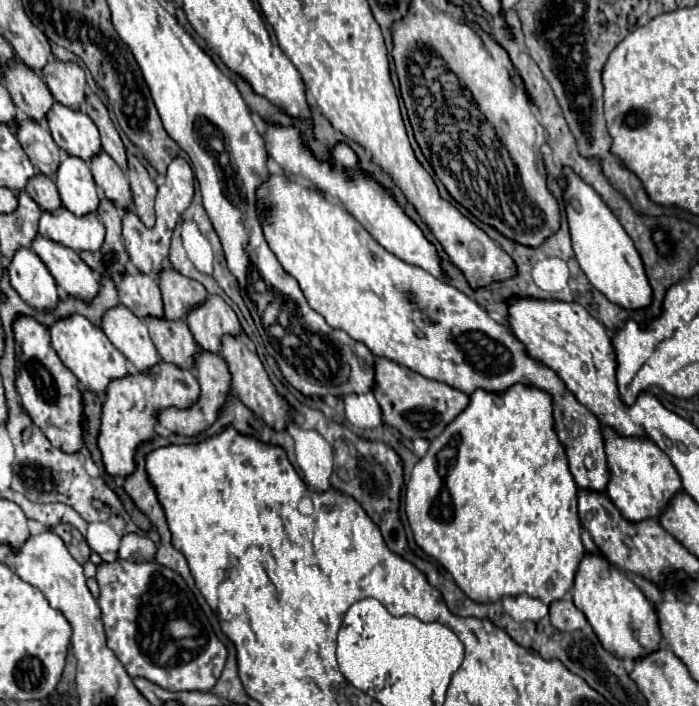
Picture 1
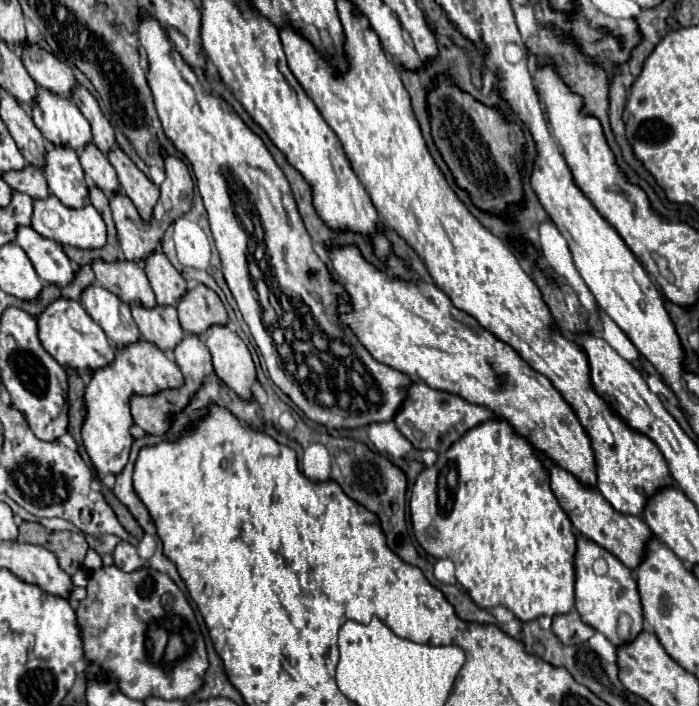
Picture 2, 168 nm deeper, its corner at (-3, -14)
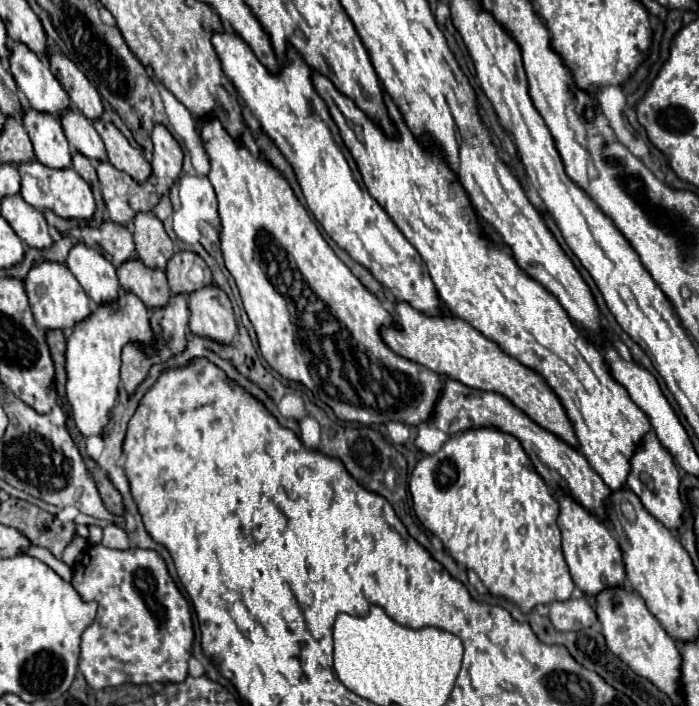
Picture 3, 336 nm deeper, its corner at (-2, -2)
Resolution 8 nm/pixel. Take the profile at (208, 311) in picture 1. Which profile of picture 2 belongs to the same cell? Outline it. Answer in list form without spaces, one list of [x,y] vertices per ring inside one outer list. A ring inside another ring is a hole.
[[[197,284],[195,288],[183,294],[183,298],[177,304],[177,312],[185,334],[193,332],[195,336],[203,336],[209,324],[227,326],[229,322],[227,310],[219,296],[203,284]]]

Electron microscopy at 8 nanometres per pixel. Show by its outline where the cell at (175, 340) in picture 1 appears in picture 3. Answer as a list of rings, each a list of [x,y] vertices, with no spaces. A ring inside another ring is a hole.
[[[140,258],[126,260],[116,268],[116,274],[120,286],[128,292],[134,292],[148,308],[164,306],[172,296],[164,270],[148,268]]]

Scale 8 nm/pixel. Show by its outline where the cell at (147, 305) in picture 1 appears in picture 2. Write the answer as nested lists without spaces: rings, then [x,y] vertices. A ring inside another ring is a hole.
[[[95,260],[91,264],[99,284],[119,296],[125,304],[141,304],[145,308],[155,308],[155,294],[151,290],[151,284],[145,276],[145,270],[137,262],[103,262]]]

